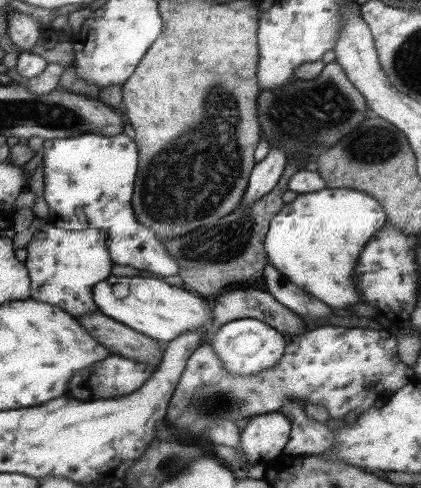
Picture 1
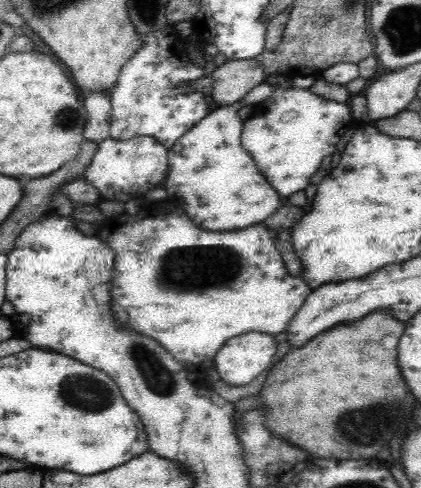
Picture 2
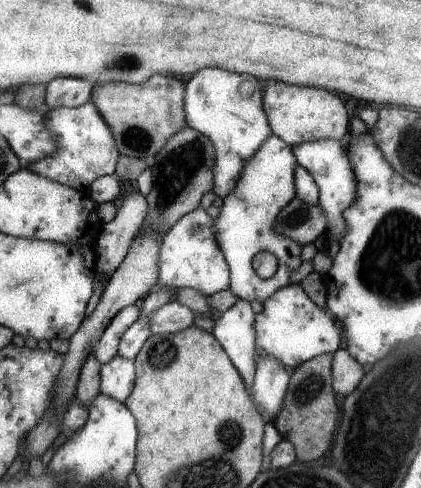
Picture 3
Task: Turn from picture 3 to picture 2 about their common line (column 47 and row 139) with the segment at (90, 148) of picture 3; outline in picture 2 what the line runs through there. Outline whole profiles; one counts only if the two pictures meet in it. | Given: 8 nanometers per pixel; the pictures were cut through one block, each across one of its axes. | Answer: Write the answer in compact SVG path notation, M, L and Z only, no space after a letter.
M174 26L154 34L144 34L142 40L146 46L126 62L120 70L118 84L110 94L110 140L128 142L138 136L148 136L170 152L188 130L212 112L210 98L192 86L194 80L204 76L204 68L196 68L190 62L186 54L186 40L174 30Z

